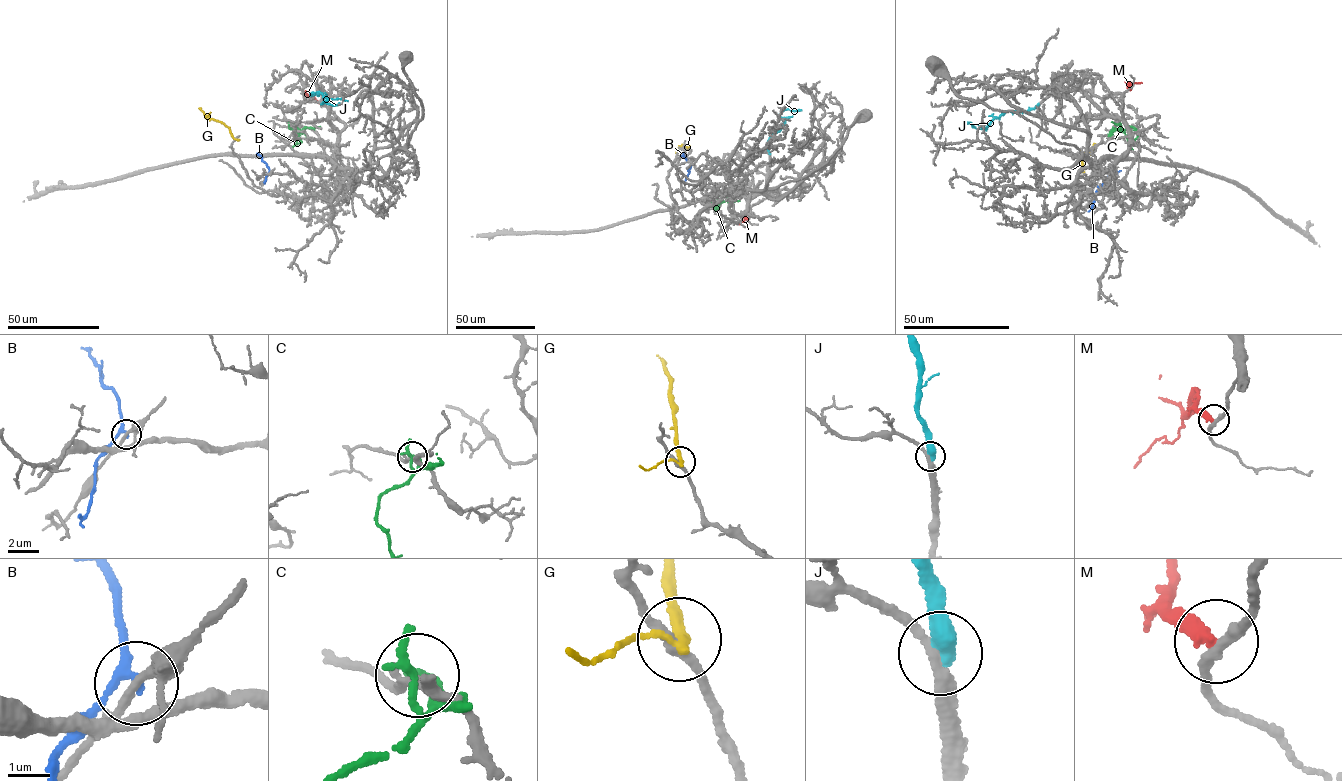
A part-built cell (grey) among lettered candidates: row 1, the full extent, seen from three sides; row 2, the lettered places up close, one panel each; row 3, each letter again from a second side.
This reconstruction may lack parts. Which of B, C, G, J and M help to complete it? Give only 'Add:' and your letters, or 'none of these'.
Add: J

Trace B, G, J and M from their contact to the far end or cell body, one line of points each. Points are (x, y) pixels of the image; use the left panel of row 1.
B: (270, 172), (256, 153)
G: (235, 139), (230, 129), (209, 119), (199, 108)
J: (316, 92), (310, 94), (319, 91), (328, 98), (322, 103), (340, 98), (347, 101)
M: (321, 103), (305, 91)

